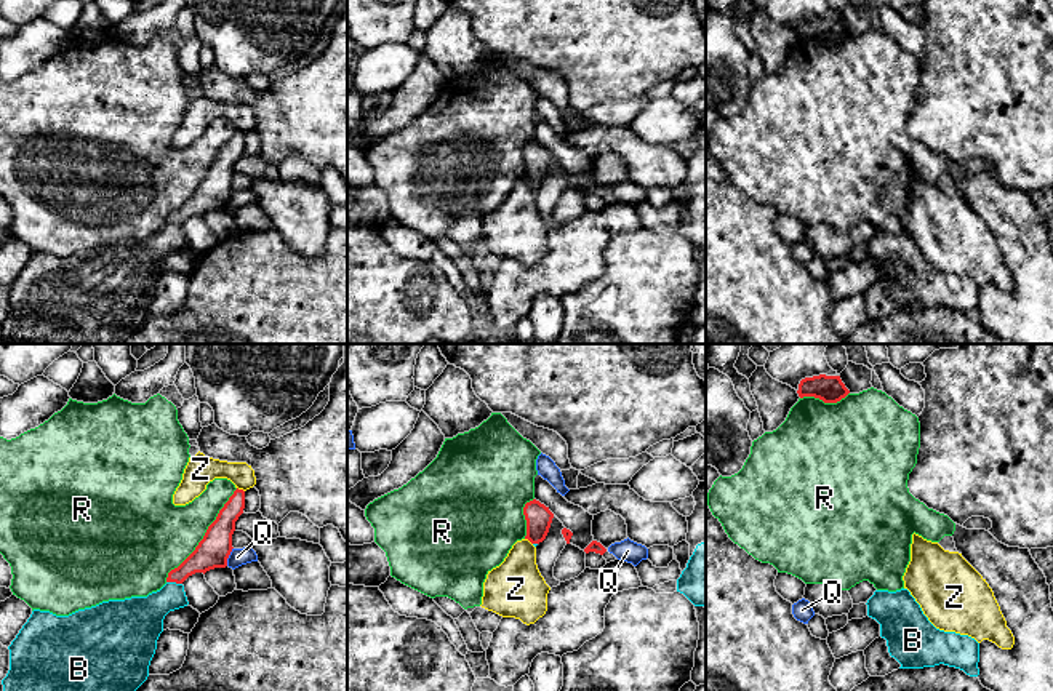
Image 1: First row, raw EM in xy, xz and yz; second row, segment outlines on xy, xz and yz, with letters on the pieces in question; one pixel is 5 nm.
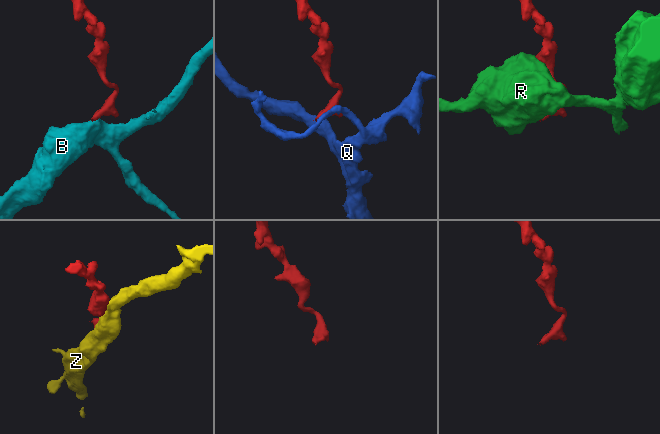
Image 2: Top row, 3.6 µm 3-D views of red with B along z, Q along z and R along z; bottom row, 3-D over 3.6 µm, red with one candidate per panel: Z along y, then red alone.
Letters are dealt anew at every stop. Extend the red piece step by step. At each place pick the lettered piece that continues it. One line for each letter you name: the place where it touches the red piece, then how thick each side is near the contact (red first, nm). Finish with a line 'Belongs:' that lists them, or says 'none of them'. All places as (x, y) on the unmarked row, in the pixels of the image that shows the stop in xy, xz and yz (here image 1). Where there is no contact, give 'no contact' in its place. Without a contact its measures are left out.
Belongs: none of them

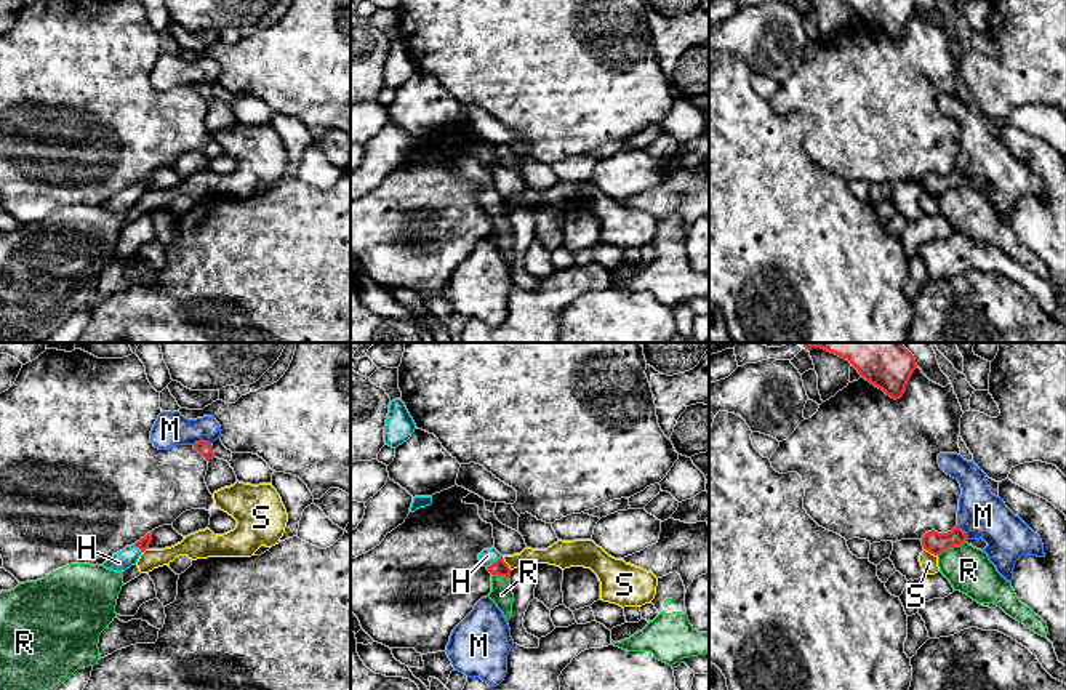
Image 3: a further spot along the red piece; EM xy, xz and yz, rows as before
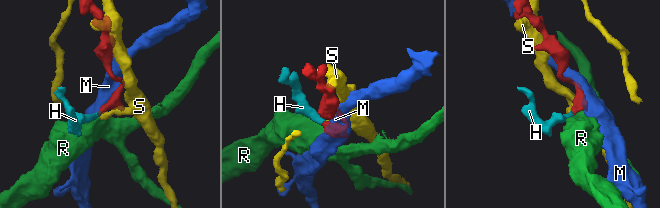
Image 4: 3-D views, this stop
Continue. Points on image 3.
H: meets red in xz at (493, 204); 80 nm thick on the red side, 80 nm on the other
Belongs: H

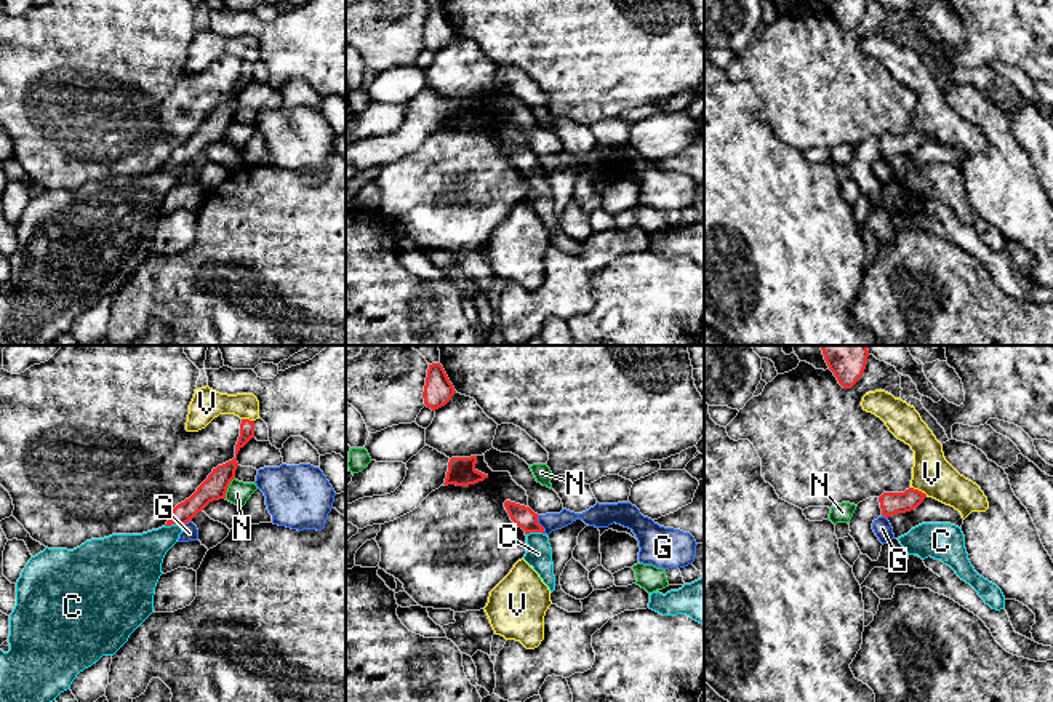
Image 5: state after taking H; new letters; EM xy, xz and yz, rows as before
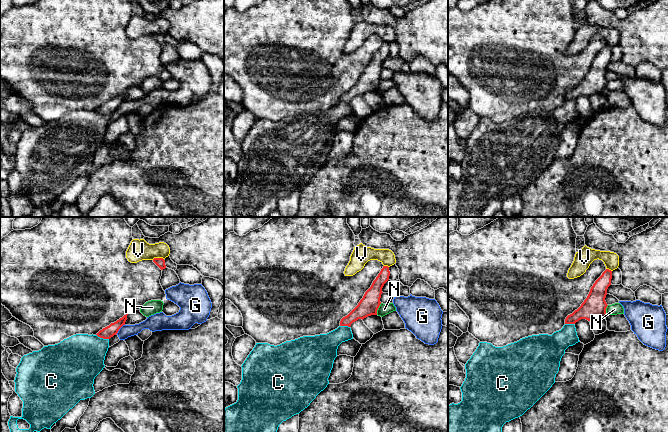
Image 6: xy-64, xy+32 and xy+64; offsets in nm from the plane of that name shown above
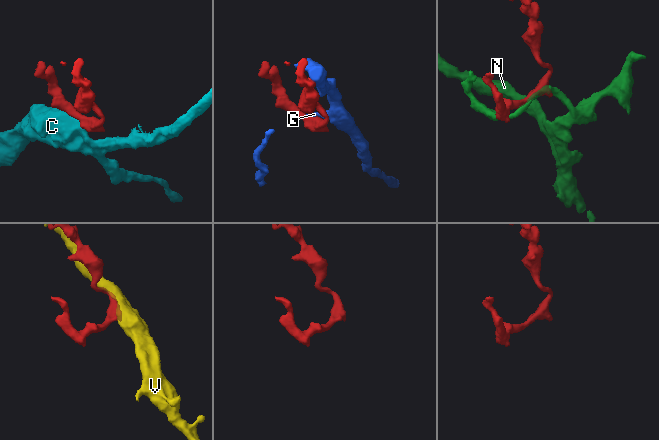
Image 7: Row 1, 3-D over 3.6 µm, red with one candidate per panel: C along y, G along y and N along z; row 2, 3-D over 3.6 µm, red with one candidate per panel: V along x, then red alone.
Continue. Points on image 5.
Belongs: none of them

